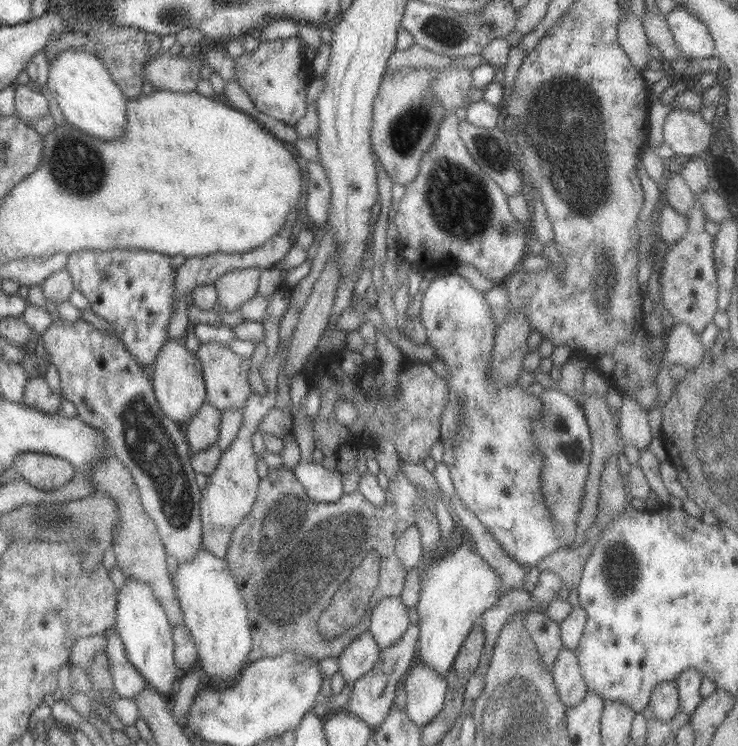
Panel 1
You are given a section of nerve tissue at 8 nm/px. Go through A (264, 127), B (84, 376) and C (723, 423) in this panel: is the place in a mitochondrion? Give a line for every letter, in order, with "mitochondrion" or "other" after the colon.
A: other
B: other
C: mitochondrion

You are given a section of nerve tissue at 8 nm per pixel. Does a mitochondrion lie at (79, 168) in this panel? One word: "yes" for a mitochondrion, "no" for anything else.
yes

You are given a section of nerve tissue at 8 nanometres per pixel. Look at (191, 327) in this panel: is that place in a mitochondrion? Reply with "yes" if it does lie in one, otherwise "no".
no

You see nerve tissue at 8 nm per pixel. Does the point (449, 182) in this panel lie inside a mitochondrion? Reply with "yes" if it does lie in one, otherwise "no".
yes

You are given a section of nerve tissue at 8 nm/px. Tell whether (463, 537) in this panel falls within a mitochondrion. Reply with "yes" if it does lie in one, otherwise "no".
no

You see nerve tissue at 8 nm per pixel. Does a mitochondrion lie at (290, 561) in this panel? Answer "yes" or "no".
yes

